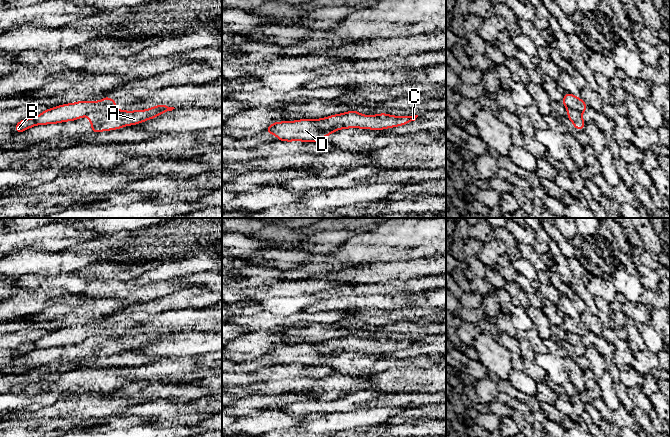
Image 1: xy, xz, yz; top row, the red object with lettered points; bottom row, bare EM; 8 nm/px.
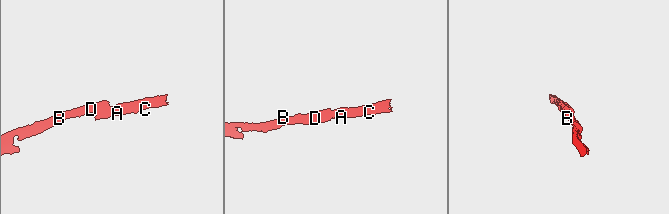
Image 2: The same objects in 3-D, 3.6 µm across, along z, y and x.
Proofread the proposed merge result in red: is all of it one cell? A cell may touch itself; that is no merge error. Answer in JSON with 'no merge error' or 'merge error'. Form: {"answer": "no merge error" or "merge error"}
{"answer": "merge error"}

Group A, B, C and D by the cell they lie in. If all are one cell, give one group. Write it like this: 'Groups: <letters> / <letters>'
Groups: A C / B D

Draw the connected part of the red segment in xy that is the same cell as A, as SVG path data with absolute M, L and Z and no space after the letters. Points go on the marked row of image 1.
M164 104L146 110L135 111L96 111L89 114L88 119L92 124L93 133L116 130L129 125L137 125L141 122L158 117L162 113L175 109Z

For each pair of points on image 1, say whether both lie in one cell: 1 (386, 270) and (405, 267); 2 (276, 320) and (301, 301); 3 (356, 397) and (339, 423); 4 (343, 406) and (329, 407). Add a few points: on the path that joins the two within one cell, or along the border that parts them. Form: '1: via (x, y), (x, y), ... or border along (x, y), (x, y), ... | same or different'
1: via (391, 270), (400, 270) | same
2: border along (301, 309), (294, 312) | different
3: border along (366, 406), (351, 411), (324, 413) | different
4: via (340, 406), (332, 406) | same

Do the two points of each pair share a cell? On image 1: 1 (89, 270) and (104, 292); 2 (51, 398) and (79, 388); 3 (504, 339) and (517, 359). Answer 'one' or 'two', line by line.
1: two
2: two
3: one

